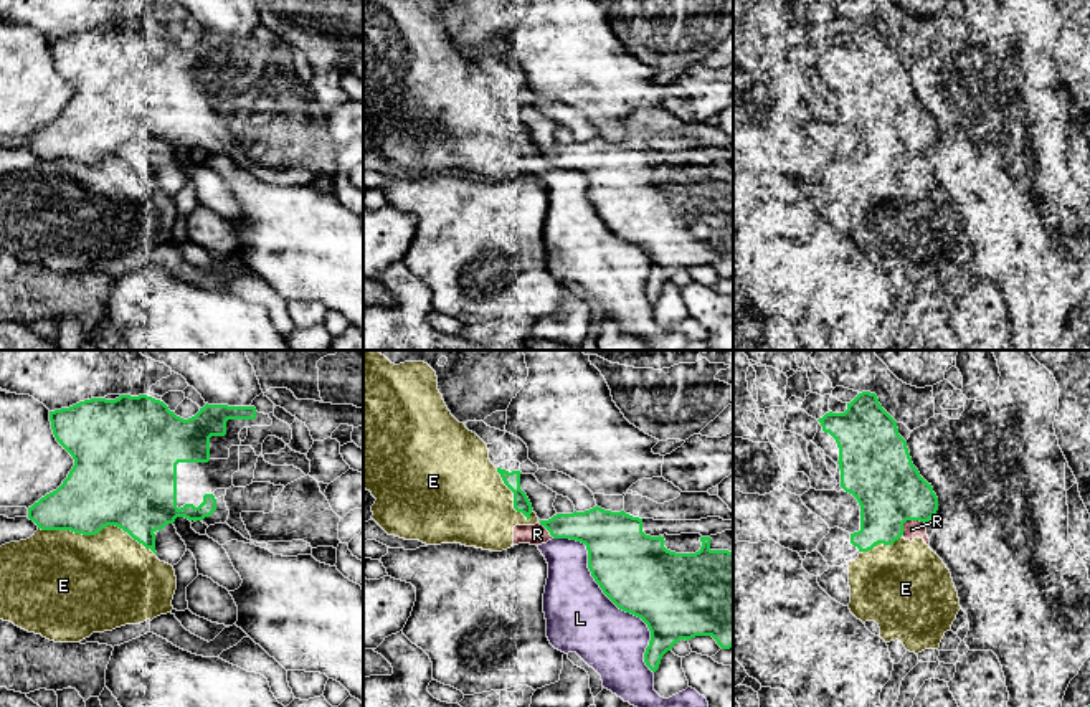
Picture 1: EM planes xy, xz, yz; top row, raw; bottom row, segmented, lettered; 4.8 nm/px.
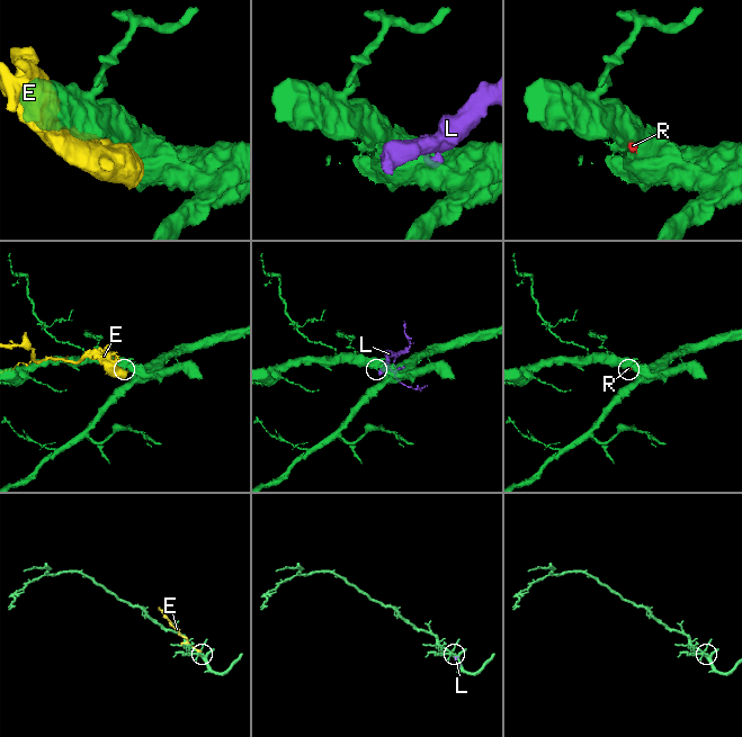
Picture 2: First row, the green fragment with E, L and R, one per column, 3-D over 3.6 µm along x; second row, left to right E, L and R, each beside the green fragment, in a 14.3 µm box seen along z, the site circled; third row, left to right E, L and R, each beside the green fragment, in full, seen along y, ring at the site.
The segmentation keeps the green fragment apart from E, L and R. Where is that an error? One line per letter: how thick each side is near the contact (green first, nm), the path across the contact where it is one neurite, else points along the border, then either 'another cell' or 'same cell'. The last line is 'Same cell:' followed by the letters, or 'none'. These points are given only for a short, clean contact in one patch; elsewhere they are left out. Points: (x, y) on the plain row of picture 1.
E: 400 nm thick on the green side, 480 nm on the other; another cell
L: 380 nm thick on the green side, 340 nm on the other; another cell
R: 320 nm thick on the green side, 90 nm on the other; another cell
Same cell: none

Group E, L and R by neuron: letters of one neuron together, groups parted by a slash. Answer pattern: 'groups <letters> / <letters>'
groups E L R

